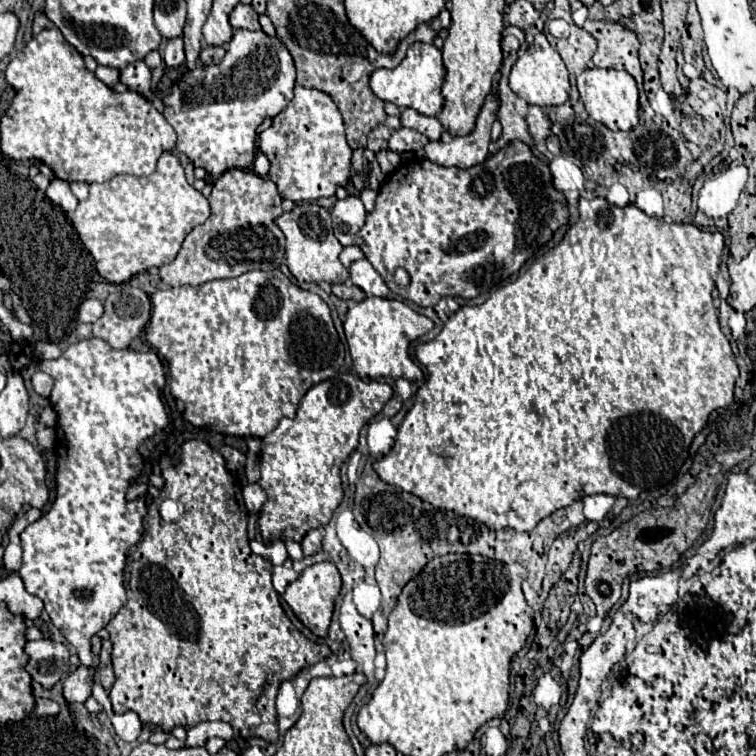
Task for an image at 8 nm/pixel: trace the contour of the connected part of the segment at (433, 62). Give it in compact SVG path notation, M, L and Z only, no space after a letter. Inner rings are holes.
M415 42L409 46L401 64L393 70L375 70L371 74L371 90L385 102L393 102L401 108L415 108L423 116L437 116L445 104L441 86L445 82L445 66L441 60L441 50L435 44Z

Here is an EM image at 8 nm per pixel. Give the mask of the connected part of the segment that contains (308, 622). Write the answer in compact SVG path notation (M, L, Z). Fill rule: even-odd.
M319 562L303 570L303 574L291 582L283 594L283 600L293 608L295 616L319 638L327 638L327 630L333 616L333 606L341 590L341 574L333 562Z

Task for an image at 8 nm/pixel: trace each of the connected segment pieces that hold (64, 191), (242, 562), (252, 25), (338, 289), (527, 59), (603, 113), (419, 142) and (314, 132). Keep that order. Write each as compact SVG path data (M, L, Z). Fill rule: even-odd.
M53 180L47 188L49 200L53 200L57 206L61 206L65 212L73 212L77 208L77 198L73 196L70 189L70 183L65 180Z
M191 440L183 444L177 458L161 460L161 474L165 478L165 488L147 508L147 516L143 520L145 532L127 556L131 558L125 566L125 584L129 586L127 604L105 626L113 642L111 660L115 684L109 692L113 710L133 710L139 714L141 722L157 724L163 732L171 732L177 726L193 728L205 720L223 720L229 722L233 732L245 740L259 736L265 742L275 744L279 740L275 696L281 682L295 678L305 666L317 664L321 656L327 658L331 648L303 636L281 608L279 594L271 584L271 562L253 554L249 548L249 512L243 504L241 486L227 470L223 456L209 444ZM163 498L181 502L187 514L177 522L165 522L159 516L157 504ZM161 618L179 618L179 634Z
M237 4L229 16L229 22L231 26L237 30L237 28L247 28L247 30L261 30L261 24L259 24L259 14L247 6L247 4Z
M335 284L333 294L345 302L361 302L365 300L365 292L353 284Z
M543 32L535 36L535 42L515 62L515 66L511 70L511 76L509 76L509 86L511 86L511 90L519 98L527 100L527 104L557 106L557 104L565 104L567 102L569 90L571 90L571 86L569 86L569 72L565 68L565 62L553 50L553 46L547 42L547 38L545 38Z
M587 68L577 76L577 88L587 114L593 120L603 122L609 130L633 130L639 126L639 90L629 72Z
M399 128L399 130L395 130L395 132L391 134L391 138L389 138L389 150L397 152L397 154L407 152L407 150L415 152L415 150L421 150L427 142L429 142L429 140L427 140L423 134L419 134L417 130Z
M295 86L295 96L289 106L273 118L271 128L259 134L259 150L269 158L269 178L277 184L285 200L303 202L327 198L349 182L351 148L345 140L341 114L331 96L317 88Z

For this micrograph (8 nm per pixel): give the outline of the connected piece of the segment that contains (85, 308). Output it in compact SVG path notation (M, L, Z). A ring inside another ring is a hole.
M85 300L81 306L79 306L79 314L77 314L77 320L79 322L95 322L99 320L103 314L103 302L101 300Z

